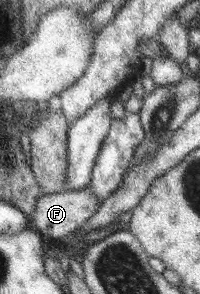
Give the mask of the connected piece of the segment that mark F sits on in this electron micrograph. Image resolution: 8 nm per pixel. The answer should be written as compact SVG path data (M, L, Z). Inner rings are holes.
M85 186L81 190L70 190L70 192L57 192L56 194L42 195L37 201L35 211L28 216L31 228L42 235L53 239L63 238L67 234L74 234L81 225L87 222L100 208L96 197L90 192L91 188Z

